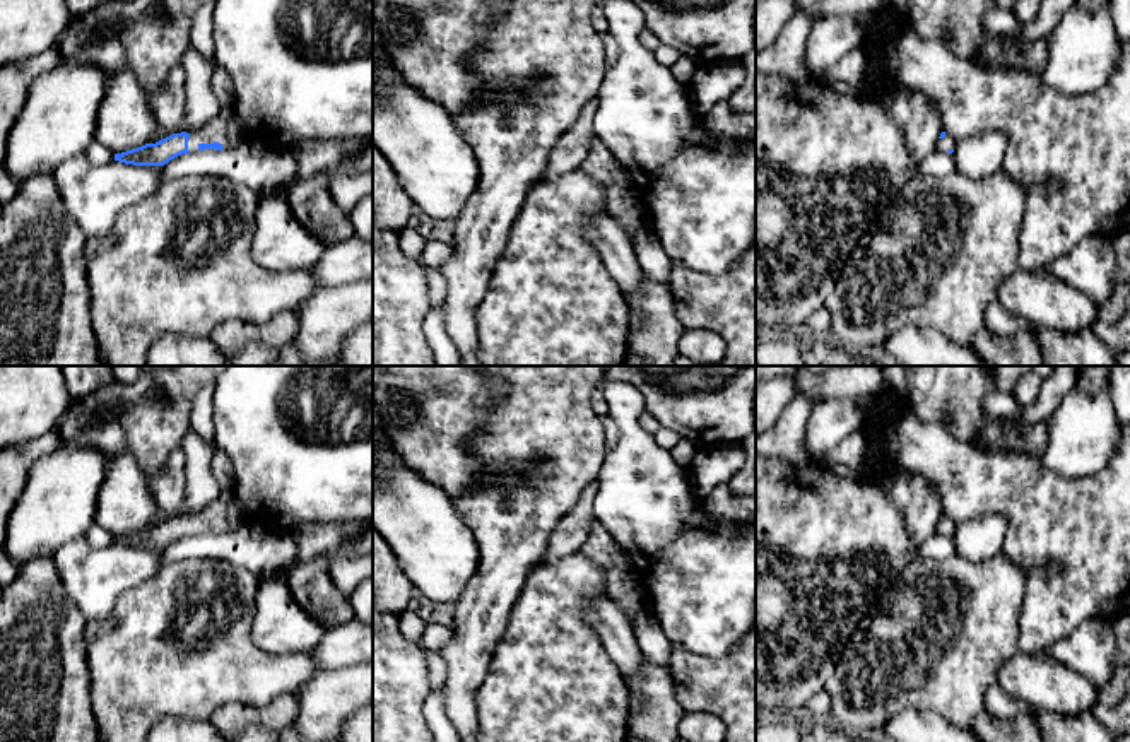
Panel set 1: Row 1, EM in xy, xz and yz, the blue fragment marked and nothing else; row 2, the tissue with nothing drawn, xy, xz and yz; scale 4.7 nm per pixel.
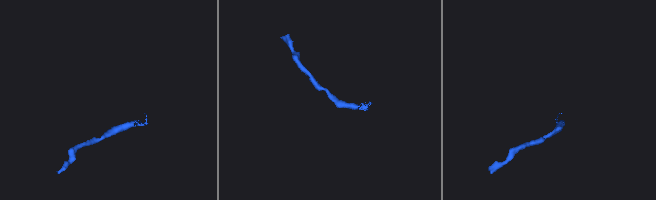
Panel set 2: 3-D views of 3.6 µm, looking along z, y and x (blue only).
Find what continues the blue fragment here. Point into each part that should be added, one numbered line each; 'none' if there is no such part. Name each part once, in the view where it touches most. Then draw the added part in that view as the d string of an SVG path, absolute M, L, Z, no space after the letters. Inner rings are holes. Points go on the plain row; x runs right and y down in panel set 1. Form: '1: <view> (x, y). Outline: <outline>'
1: xy (226, 512). Outline: M221 491L219 498L203 511L190 516L188 533L198 535L200 527L219 525L224 532L236 530L248 521L246 511L238 503L234 491Z

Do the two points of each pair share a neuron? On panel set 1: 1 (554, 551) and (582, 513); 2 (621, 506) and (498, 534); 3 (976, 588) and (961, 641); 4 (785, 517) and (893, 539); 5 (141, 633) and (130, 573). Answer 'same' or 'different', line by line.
1: same
2: different
3: same
4: same
5: different

